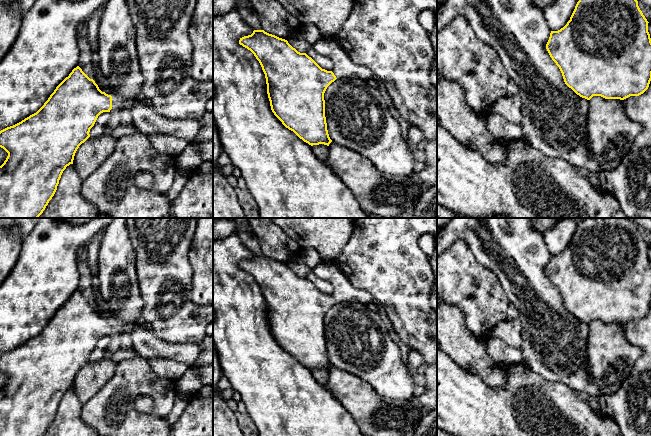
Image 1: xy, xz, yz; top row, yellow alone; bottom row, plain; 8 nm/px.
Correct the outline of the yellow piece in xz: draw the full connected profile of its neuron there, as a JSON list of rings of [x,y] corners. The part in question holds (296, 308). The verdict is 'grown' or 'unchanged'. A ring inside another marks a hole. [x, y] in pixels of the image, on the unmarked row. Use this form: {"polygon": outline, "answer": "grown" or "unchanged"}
{"polygon": [[[254,254],[251,259],[240,262],[239,268],[250,274],[259,285],[265,298],[267,318],[271,334],[282,348],[293,355],[309,369],[324,368],[329,370],[329,361],[325,341],[324,317],[336,303],[357,302],[369,304],[376,302],[370,293],[354,288],[342,271],[334,264],[325,262],[317,265],[313,272],[320,279],[333,286],[333,293],[322,293],[306,277],[300,277],[287,264],[269,258],[264,254]]], "answer": "grown"}

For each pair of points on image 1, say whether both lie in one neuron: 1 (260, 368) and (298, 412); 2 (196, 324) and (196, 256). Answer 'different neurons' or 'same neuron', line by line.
1: same neuron
2: different neurons

